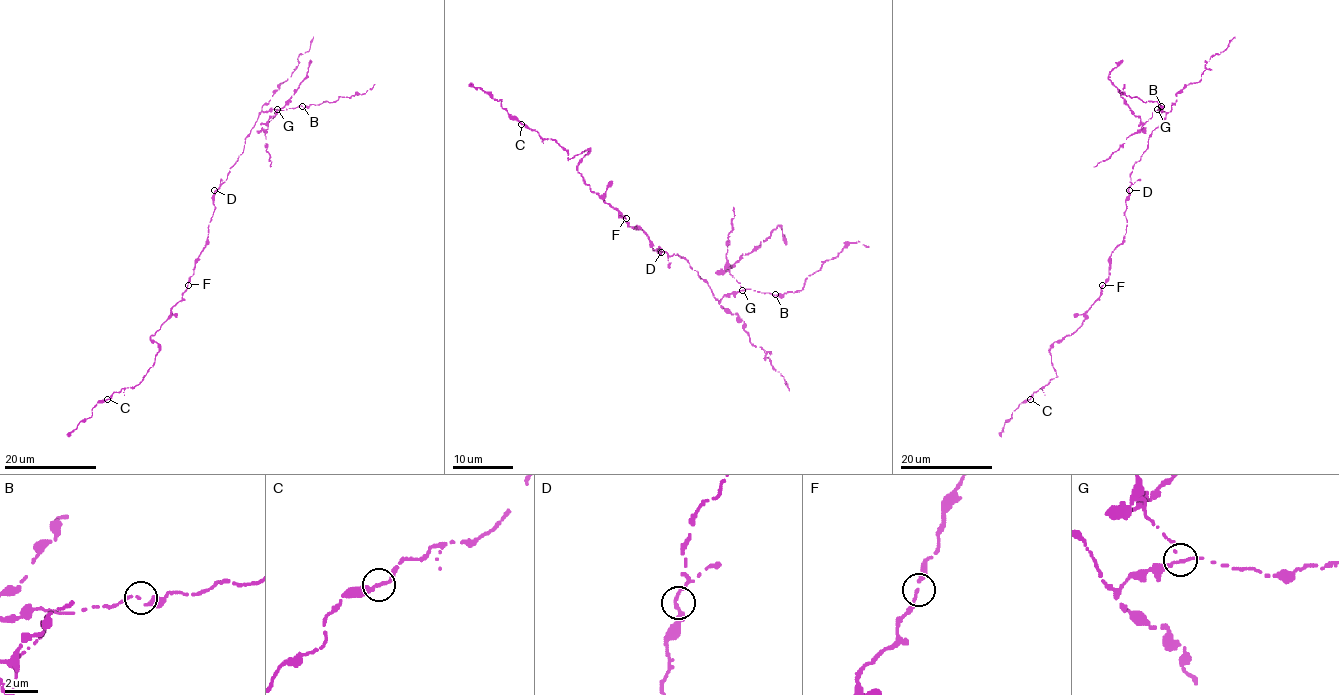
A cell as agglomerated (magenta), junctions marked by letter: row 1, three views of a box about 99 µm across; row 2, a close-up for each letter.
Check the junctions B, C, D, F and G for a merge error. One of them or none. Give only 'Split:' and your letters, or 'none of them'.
Split: G

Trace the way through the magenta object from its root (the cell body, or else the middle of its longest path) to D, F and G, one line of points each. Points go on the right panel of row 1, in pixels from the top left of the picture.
D: (1123, 241), (1126, 233), (1124, 212), (1129, 190)
F: (1123, 241), (1110, 256), (1109, 276), (1102, 285)
G: (1123, 241), (1130, 174), (1146, 150), (1149, 134), (1164, 119), (1166, 113), (1158, 109)

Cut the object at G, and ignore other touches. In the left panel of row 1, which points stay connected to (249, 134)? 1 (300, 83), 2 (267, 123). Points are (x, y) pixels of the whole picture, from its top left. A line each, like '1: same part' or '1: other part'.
1: other part
2: other part

